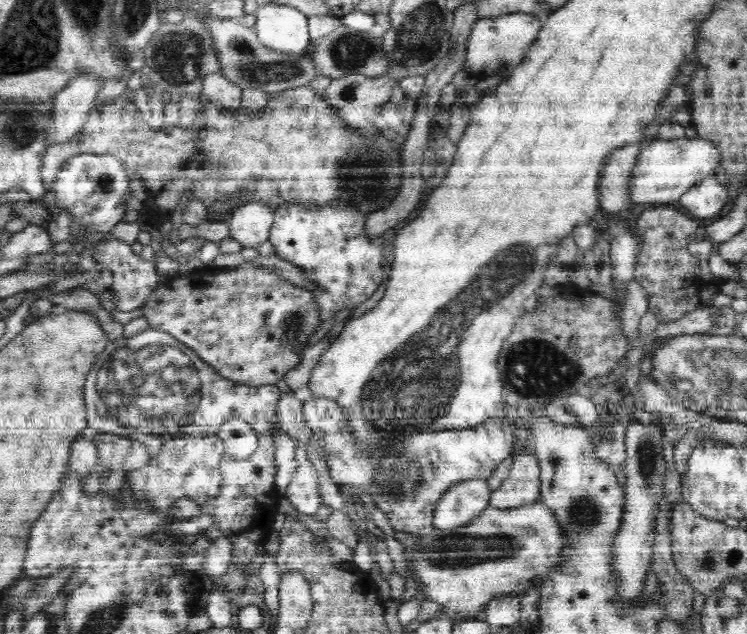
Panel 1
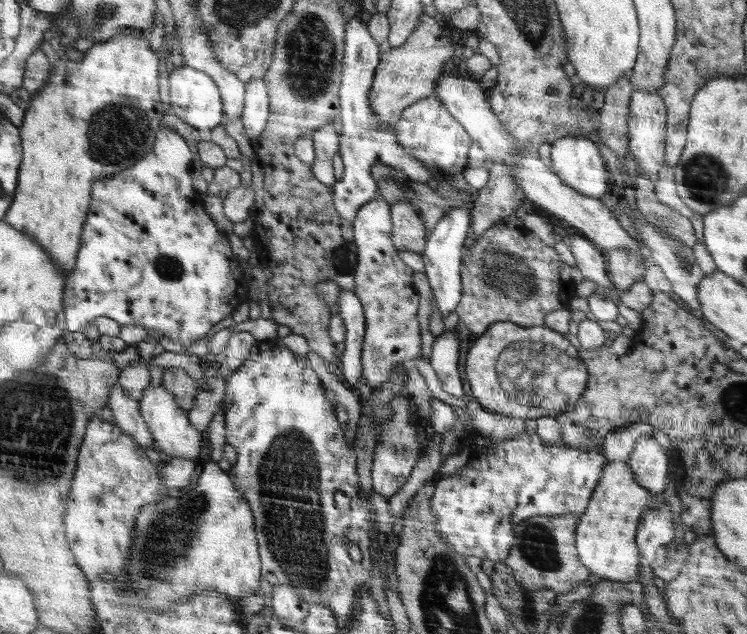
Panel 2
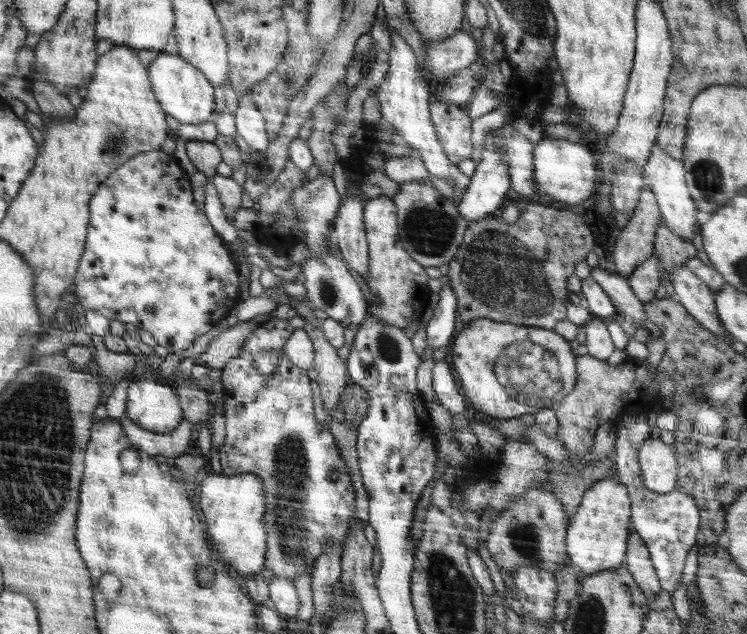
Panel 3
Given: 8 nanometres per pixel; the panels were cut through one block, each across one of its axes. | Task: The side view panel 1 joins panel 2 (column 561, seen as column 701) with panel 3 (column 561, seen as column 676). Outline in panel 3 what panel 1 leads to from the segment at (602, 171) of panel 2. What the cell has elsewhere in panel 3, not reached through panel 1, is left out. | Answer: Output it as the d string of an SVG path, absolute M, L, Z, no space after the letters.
M544 137L533 148L532 164L538 192L542 196L578 205L578 202L590 198L596 192L596 166L590 150L582 144Z

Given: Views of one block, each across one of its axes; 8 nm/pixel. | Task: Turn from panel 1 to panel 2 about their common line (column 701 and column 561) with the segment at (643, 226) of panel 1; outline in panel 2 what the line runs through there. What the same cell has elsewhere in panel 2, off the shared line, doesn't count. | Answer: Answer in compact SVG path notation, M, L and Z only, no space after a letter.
M492 226L488 232L484 231L480 235L470 249L463 251L463 298L455 308L460 326L481 335L492 326L492 323L500 321L510 321L525 327L544 325L548 314L562 308L566 309L566 304L575 297L572 286L568 286L568 283L573 282L570 279L570 271L569 266L564 266L560 262L560 256L554 252L554 247L544 246L532 232L508 230L508 226L505 228Z

